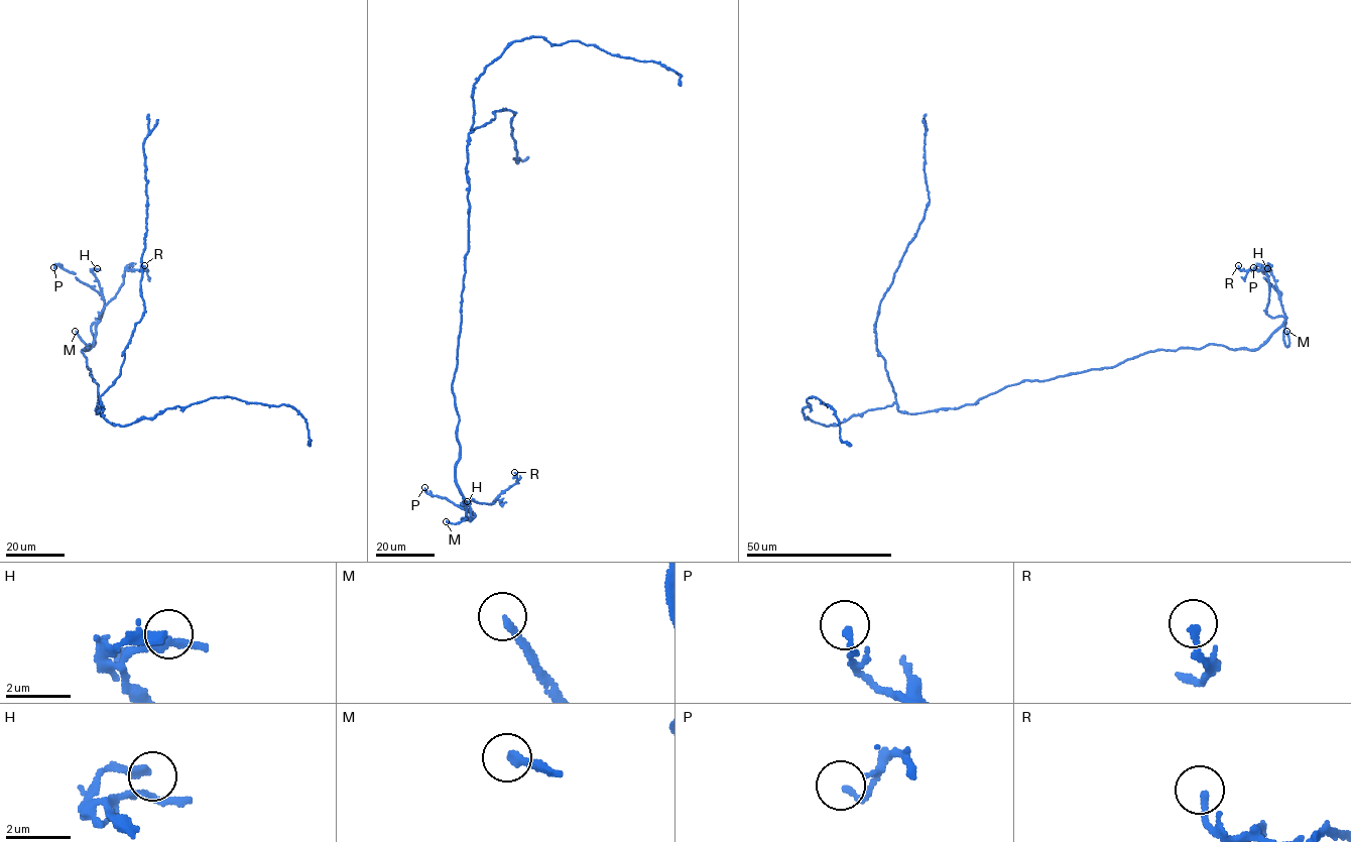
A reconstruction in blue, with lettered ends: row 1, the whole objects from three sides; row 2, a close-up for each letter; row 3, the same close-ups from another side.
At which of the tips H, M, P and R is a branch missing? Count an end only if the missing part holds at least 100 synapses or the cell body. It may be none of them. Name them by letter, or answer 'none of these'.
M

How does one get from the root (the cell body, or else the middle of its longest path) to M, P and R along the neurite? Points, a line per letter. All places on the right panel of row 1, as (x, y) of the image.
M: (991, 393), (1024, 380), (1115, 367), (1157, 350), (1209, 344), (1255, 350), (1284, 323), (1286, 346), (1286, 331)
P: (991, 393), (1115, 367), (1157, 350), (1209, 344), (1255, 350), (1282, 324), (1284, 312), (1260, 266), (1253, 267)
R: (991, 393), (1115, 367), (1157, 350), (1258, 348), (1284, 319), (1265, 313), (1267, 273), (1238, 265)

